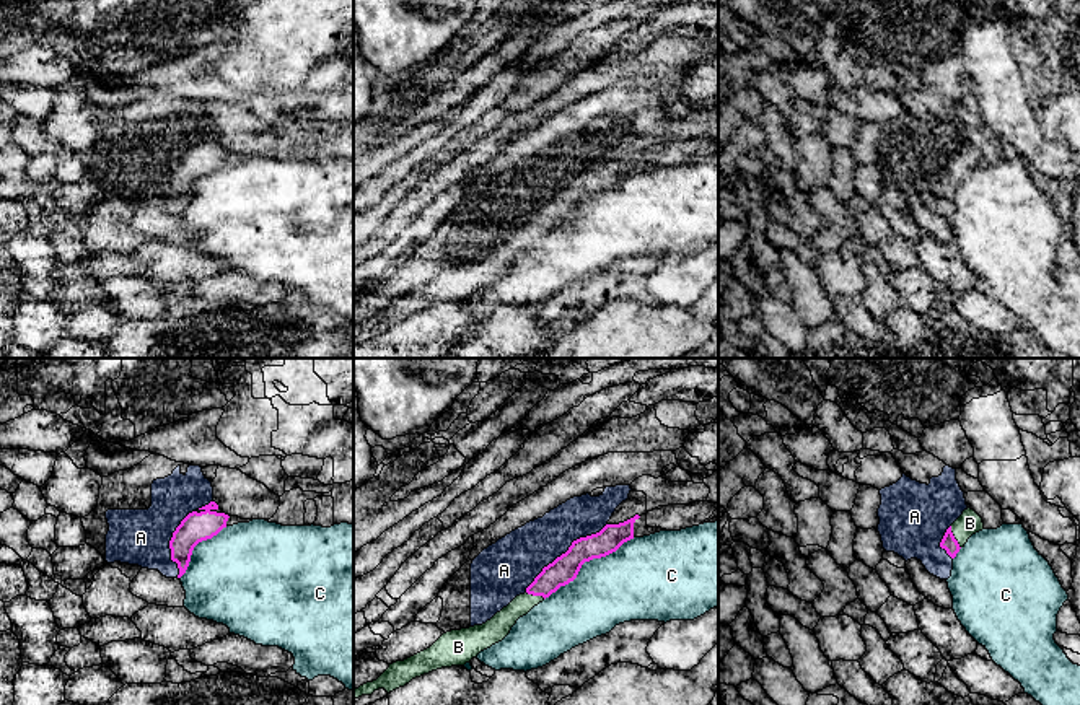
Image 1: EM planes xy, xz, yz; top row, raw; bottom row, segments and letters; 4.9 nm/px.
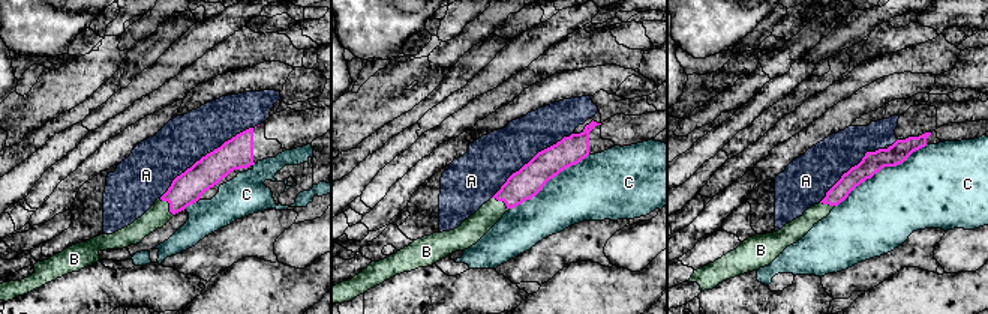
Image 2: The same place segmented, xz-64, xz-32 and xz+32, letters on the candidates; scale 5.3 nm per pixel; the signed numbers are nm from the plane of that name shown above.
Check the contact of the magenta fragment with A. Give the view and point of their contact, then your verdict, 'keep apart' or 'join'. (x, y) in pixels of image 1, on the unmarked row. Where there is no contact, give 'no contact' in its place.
meets magenta in xz at (566, 188); keep apart

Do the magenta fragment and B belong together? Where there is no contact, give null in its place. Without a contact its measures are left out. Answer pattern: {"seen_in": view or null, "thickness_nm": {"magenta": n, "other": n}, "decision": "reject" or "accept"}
{"seen_in": "yz", "thickness_nm": {"magenta": 80, "other": 120}, "decision": "accept"}

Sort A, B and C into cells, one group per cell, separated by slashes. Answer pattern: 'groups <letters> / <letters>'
groups A / B / C

